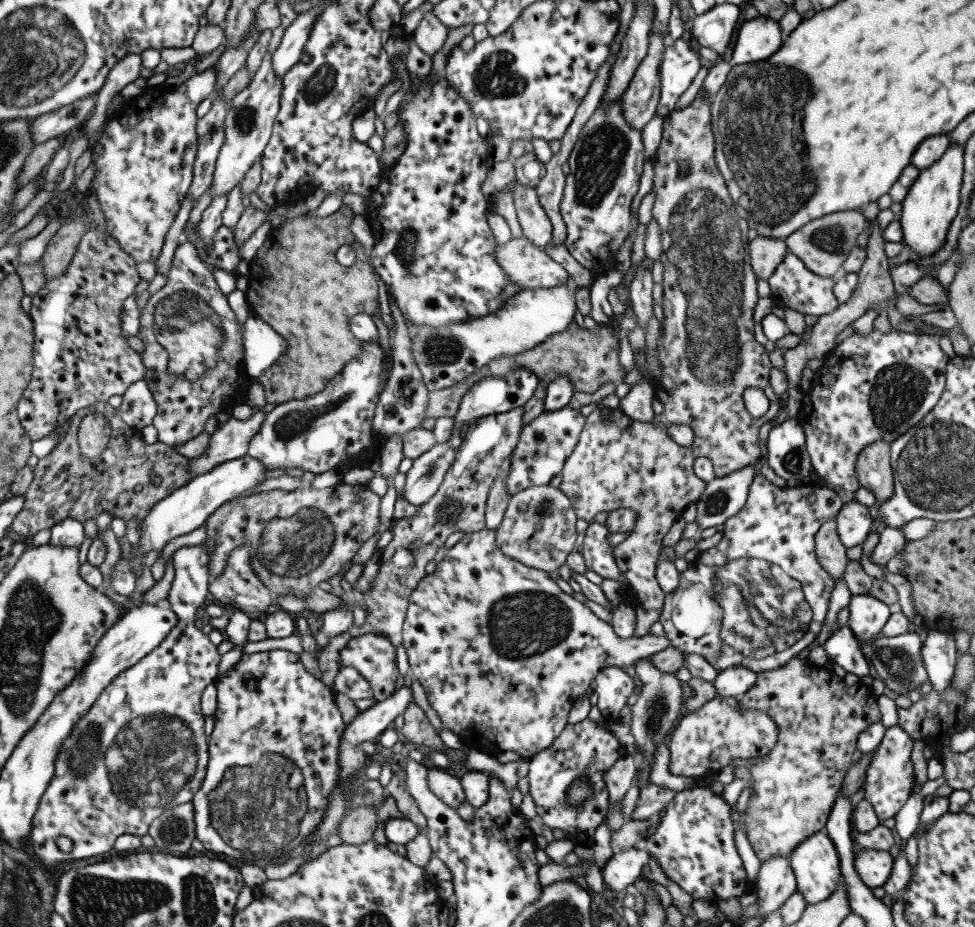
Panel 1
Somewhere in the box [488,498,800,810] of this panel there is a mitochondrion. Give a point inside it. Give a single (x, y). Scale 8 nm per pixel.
(656, 706)

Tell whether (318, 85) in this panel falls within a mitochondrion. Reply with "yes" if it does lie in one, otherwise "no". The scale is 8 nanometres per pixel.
yes

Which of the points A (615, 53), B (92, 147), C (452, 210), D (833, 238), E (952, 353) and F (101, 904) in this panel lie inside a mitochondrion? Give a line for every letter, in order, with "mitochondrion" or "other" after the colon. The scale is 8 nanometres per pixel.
A: other
B: other
C: other
D: mitochondrion
E: other
F: mitochondrion

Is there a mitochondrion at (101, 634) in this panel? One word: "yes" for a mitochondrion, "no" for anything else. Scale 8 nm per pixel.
no

